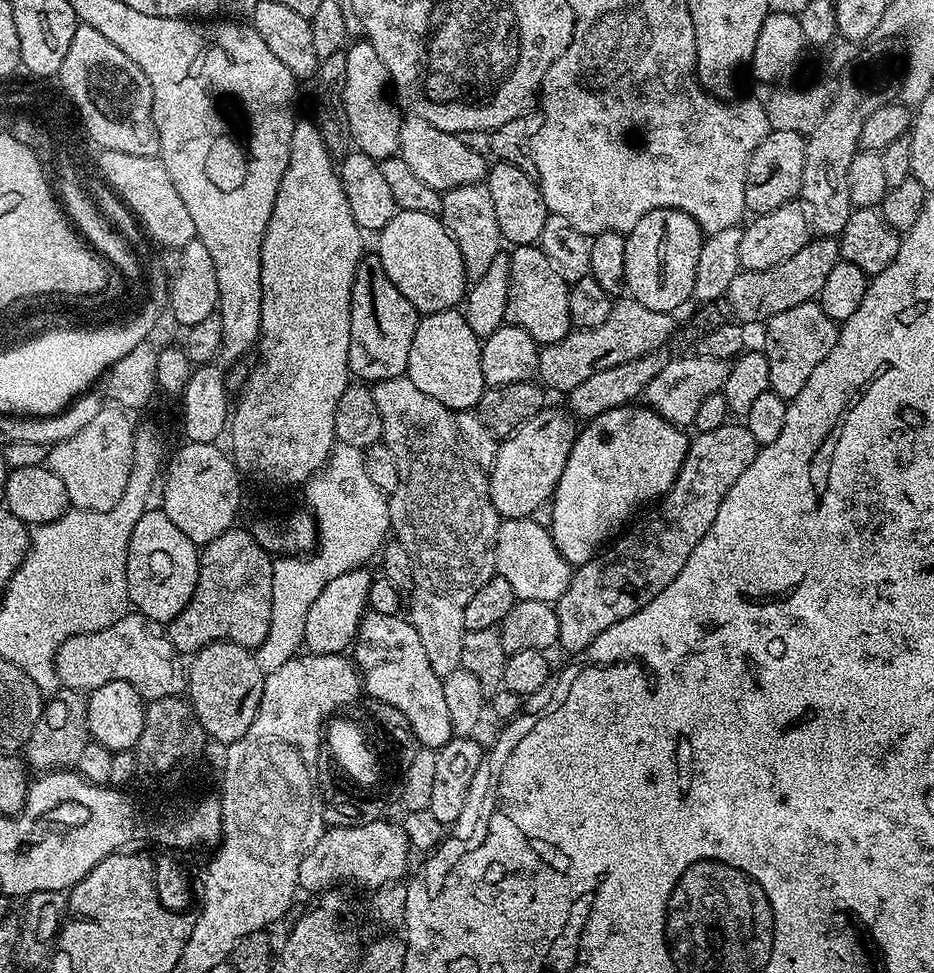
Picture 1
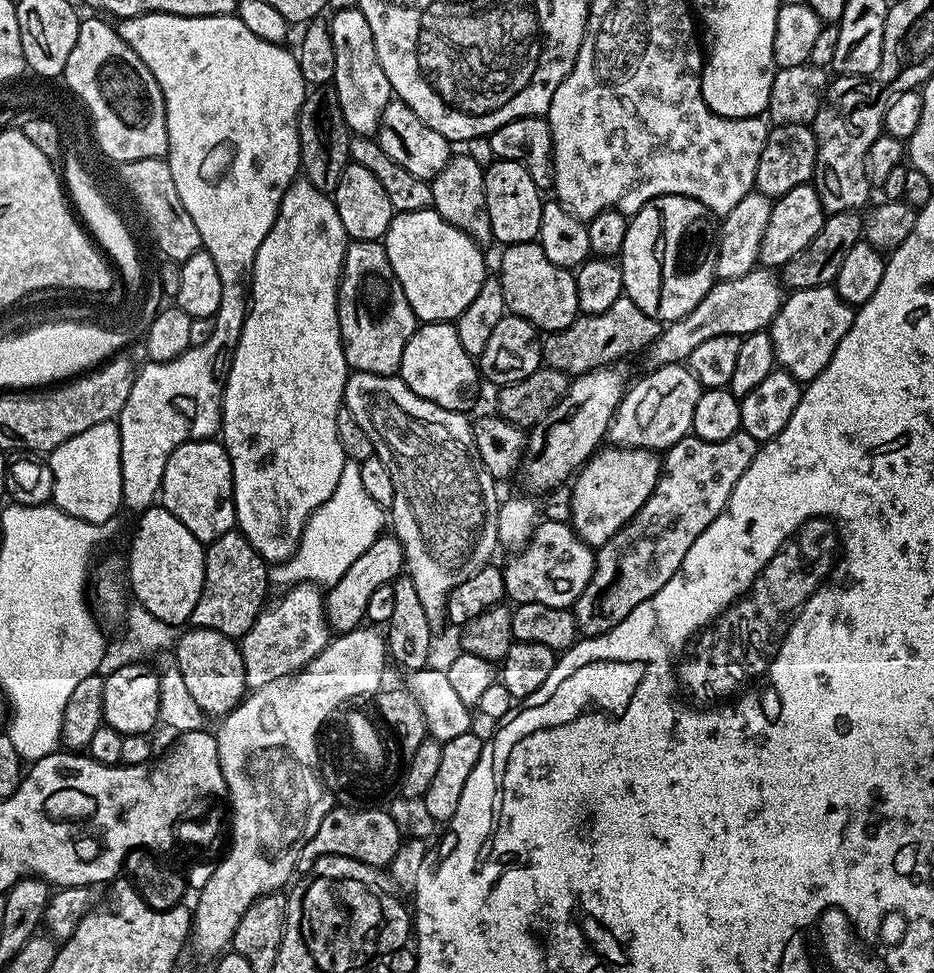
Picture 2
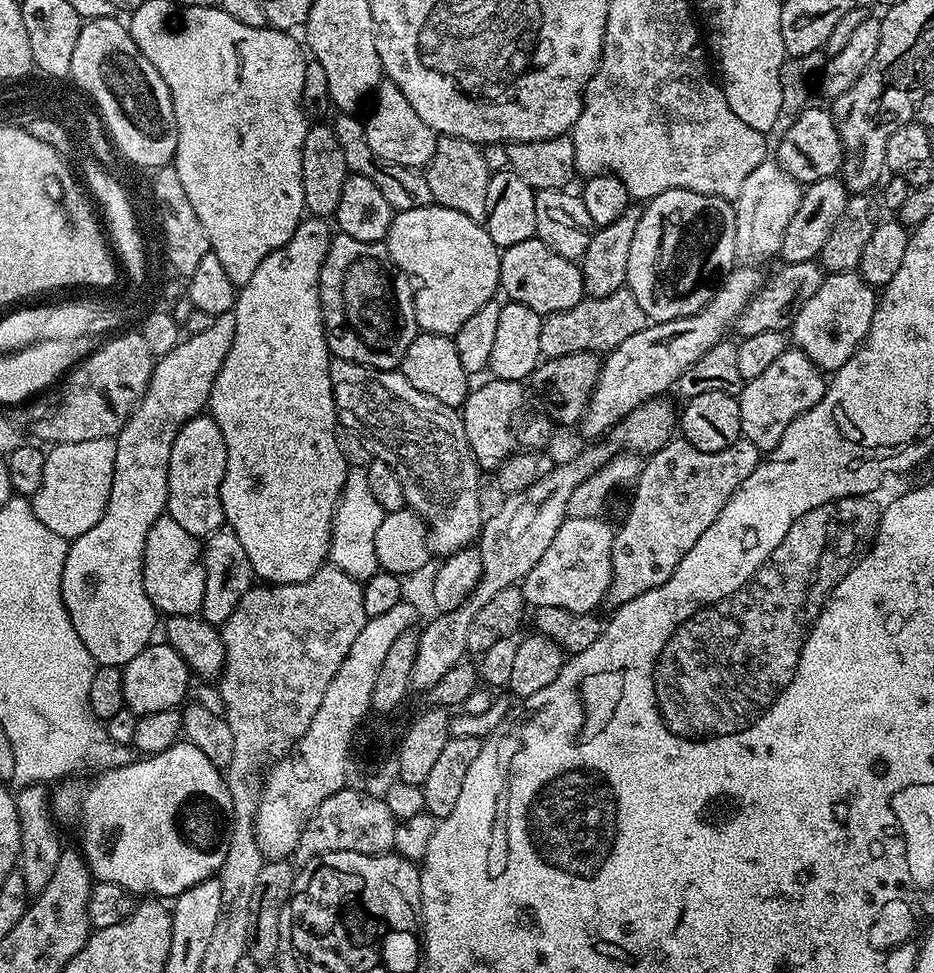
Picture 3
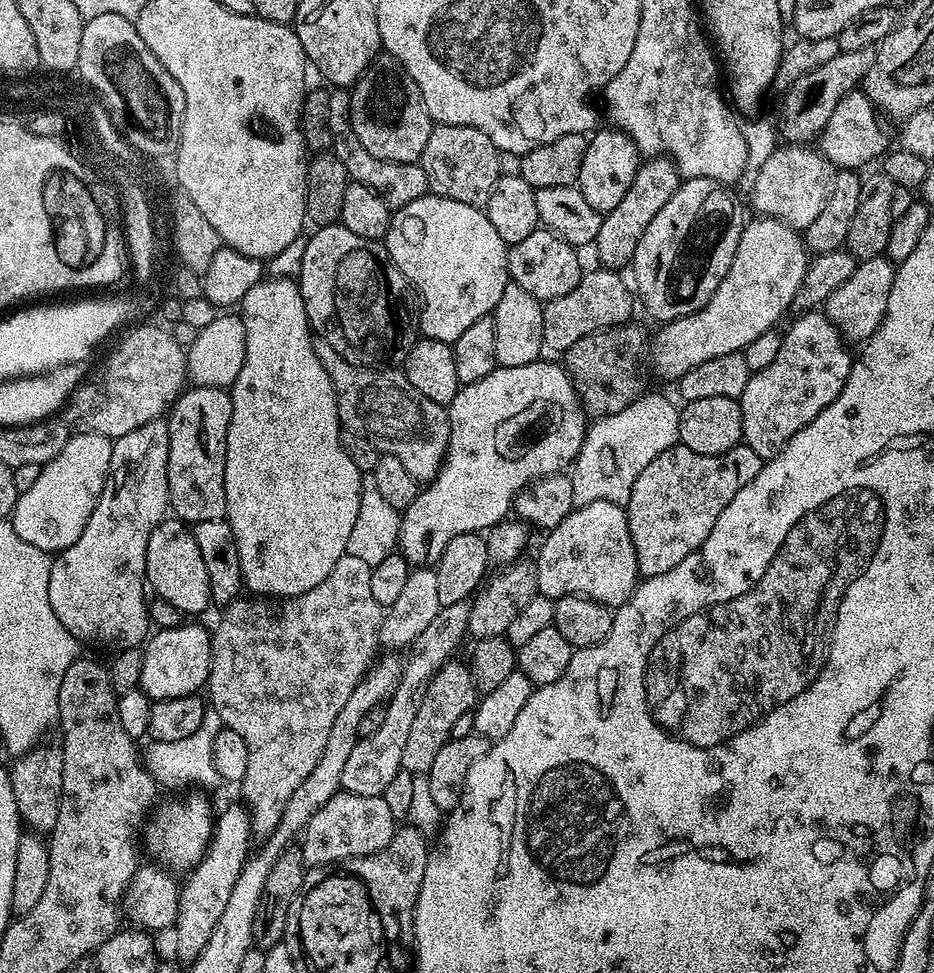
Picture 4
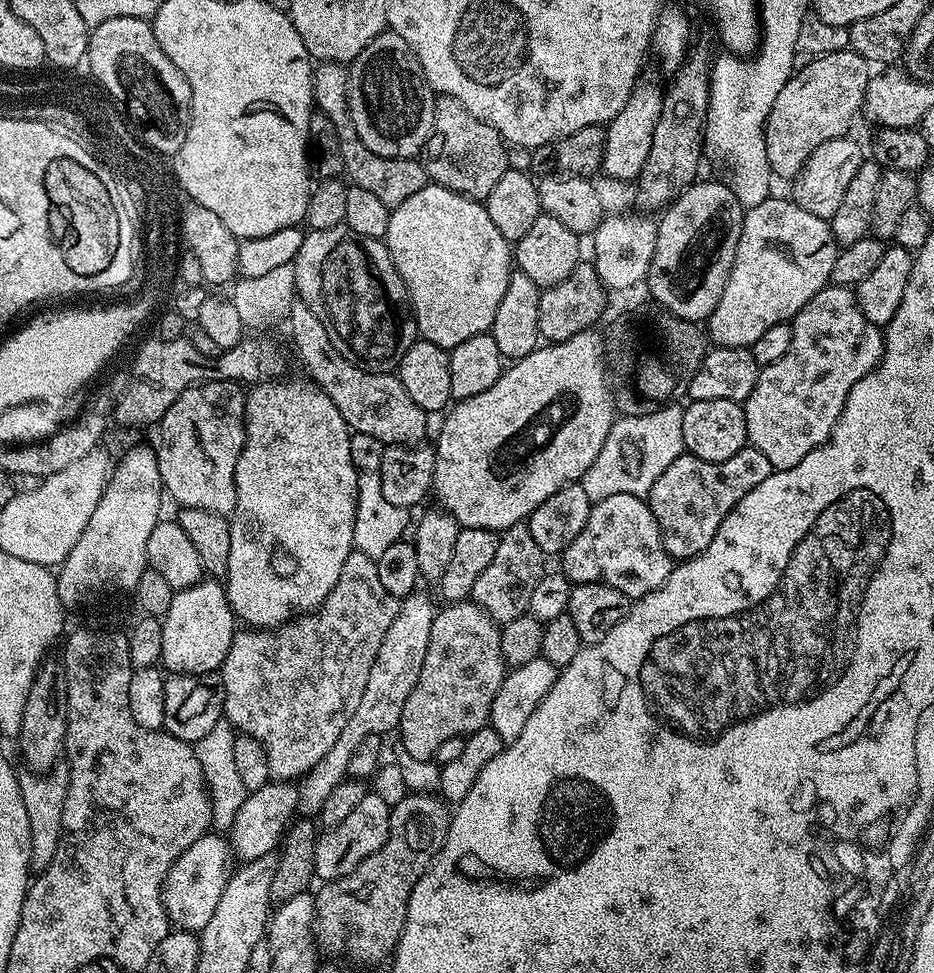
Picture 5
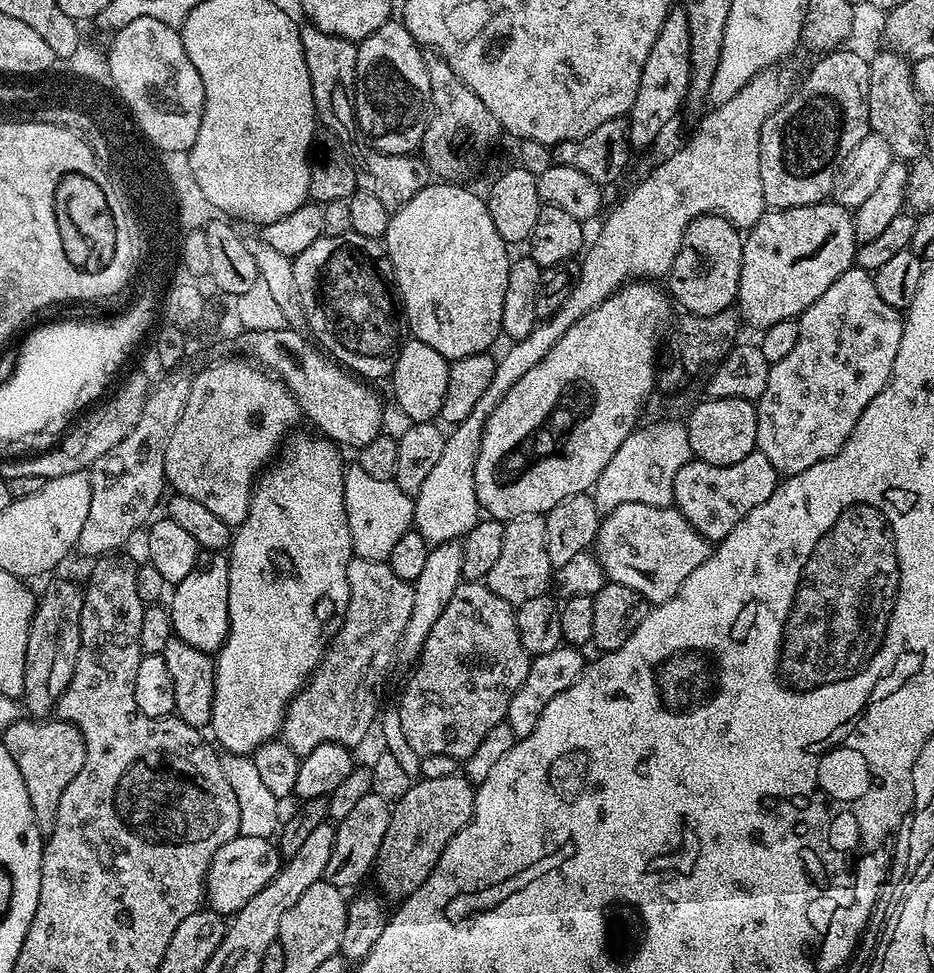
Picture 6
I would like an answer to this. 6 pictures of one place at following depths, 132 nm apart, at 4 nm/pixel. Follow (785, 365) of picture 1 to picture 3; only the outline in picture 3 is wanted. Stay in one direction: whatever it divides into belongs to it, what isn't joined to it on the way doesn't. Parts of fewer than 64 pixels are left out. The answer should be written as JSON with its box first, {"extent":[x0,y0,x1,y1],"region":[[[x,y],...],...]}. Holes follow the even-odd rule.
{"extent":[790,271,878,374],"region":[[[859,271],[825,275],[822,286],[798,310],[790,325],[790,340],[795,347],[820,367],[820,371],[831,374],[838,371],[863,344],[874,318],[878,299],[877,289],[870,287]]]}

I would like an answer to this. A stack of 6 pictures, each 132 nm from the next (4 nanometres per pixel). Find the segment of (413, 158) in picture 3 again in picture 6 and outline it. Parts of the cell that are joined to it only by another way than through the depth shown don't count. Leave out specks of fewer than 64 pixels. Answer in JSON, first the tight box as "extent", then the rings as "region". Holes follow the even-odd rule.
{"extent":[356,18,432,156],"region":[[[396,18],[388,20],[374,34],[359,41],[356,49],[356,123],[368,135],[367,143],[379,152],[406,156],[423,145],[428,113],[432,111],[430,74],[421,45]]]}

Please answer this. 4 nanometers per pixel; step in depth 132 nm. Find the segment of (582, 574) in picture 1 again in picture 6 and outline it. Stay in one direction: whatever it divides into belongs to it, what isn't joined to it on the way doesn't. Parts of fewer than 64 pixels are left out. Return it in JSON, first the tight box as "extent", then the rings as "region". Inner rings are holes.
{"extent":[672,450,781,542],"region":[[[758,450],[746,454],[746,458],[742,458],[742,462],[734,462],[734,466],[714,466],[693,458],[686,466],[682,466],[682,470],[678,470],[678,474],[674,474],[672,504],[698,534],[705,536],[709,542],[719,542],[726,538],[726,534],[730,534],[730,530],[734,530],[734,526],[738,526],[738,522],[742,522],[742,518],[746,518],[746,514],[750,514],[750,510],[754,510],[754,506],[762,506],[762,502],[774,494],[781,479],[780,473],[770,466],[770,458]]]}

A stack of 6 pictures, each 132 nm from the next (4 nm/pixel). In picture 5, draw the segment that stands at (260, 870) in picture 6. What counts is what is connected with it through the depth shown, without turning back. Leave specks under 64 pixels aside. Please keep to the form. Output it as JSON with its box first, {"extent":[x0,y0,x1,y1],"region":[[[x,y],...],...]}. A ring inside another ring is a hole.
{"extent":[164,834,234,932],"region":[[[205,834],[198,838],[198,842],[194,842],[194,846],[187,848],[164,879],[164,909],[168,922],[181,932],[203,932],[206,922],[214,918],[214,910],[218,910],[218,898],[222,898],[222,890],[226,890],[230,875],[228,863],[233,863],[234,857],[225,837],[212,835]]]}

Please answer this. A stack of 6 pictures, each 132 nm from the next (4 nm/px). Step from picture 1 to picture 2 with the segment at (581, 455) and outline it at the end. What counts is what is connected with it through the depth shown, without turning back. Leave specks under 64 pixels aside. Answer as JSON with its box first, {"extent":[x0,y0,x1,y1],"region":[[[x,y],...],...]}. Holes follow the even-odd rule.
{"extent":[570,446,661,550],"region":[[[604,446],[596,451],[584,467],[575,473],[570,484],[570,523],[578,539],[593,550],[599,550],[603,544],[610,542],[610,538],[614,538],[614,534],[618,534],[618,530],[651,498],[660,477],[661,463],[661,457],[657,453],[645,448]]]}

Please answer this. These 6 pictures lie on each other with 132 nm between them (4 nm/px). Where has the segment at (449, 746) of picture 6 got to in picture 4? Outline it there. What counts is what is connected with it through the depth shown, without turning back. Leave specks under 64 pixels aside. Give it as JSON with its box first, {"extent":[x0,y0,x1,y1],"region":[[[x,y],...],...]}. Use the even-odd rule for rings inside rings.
{"extent":[402,658,478,774],"region":[[[453,658],[435,672],[420,693],[416,701],[414,722],[410,725],[410,735],[402,753],[402,769],[413,774],[426,774],[430,770],[434,757],[446,741],[451,740],[451,730],[466,711],[473,711],[478,703],[478,689],[472,669],[459,658]]]}

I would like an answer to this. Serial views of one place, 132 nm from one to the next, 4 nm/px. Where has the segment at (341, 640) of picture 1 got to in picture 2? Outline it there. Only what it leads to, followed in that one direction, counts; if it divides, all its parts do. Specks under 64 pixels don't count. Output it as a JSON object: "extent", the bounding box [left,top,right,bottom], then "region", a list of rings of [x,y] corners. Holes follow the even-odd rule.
{"extent":[324,534,404,634],"region":[[[381,534],[370,550],[366,550],[366,554],[362,554],[362,558],[358,558],[358,562],[354,562],[354,566],[350,566],[350,570],[327,589],[324,612],[328,616],[329,629],[339,634],[361,627],[366,620],[366,602],[370,602],[370,594],[374,594],[378,586],[391,584],[404,571],[404,548],[399,538],[394,534]]]}

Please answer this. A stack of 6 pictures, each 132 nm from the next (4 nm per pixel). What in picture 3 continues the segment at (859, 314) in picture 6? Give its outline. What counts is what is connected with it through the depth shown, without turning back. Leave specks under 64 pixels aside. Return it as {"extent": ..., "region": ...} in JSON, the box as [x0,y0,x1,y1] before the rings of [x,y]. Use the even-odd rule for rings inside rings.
{"extent":[738,346,826,454],"region":[[[790,346],[778,354],[777,360],[764,373],[758,374],[758,378],[744,381],[744,389],[738,397],[742,414],[741,437],[754,442],[762,454],[772,452],[782,434],[786,434],[786,426],[817,404],[825,387],[826,376],[820,367],[810,362],[810,358],[806,358],[799,348]]]}

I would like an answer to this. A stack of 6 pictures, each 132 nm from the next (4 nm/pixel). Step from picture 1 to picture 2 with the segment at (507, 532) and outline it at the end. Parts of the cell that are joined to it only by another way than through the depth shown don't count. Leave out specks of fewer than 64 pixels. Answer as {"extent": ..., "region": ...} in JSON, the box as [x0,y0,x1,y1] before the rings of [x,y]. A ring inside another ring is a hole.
{"extent":[502,519,596,609],"region":[[[546,519],[537,523],[527,544],[513,556],[516,557],[502,568],[504,595],[513,605],[538,602],[542,606],[571,609],[596,569],[593,549],[578,539],[571,523]]]}

